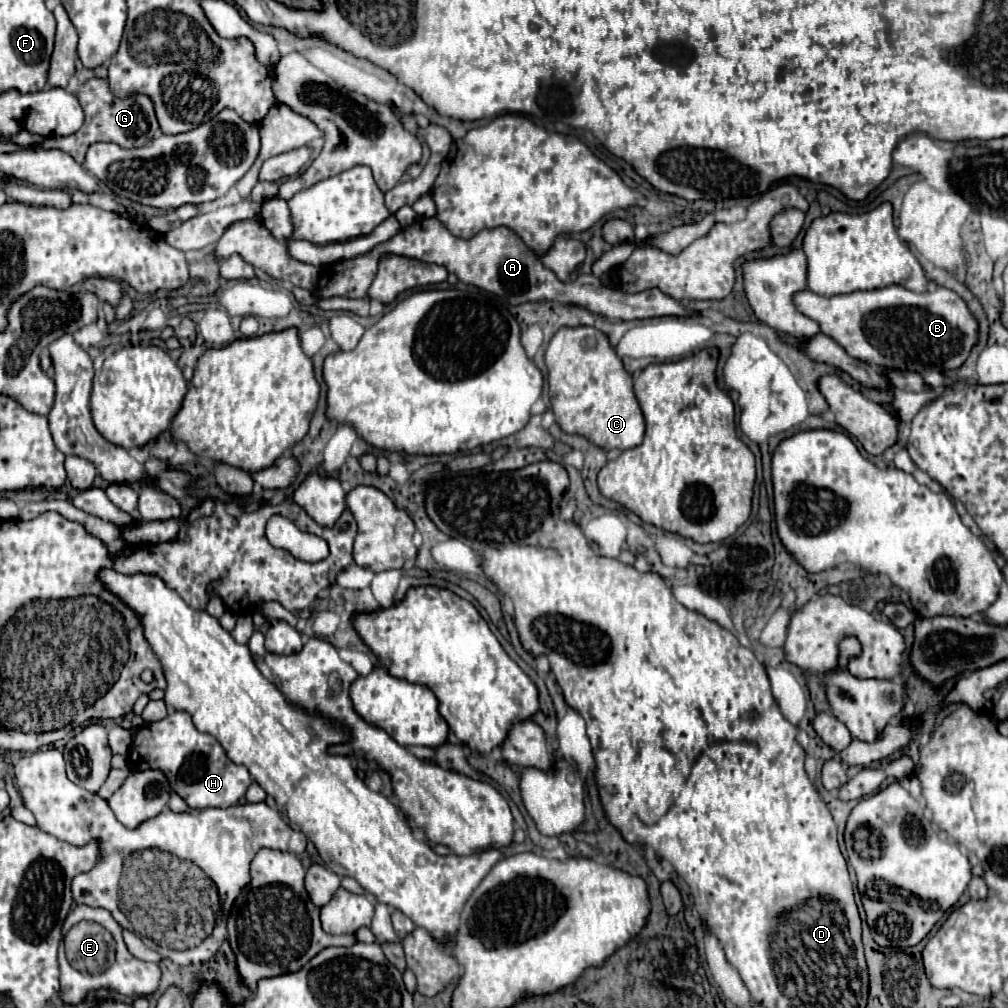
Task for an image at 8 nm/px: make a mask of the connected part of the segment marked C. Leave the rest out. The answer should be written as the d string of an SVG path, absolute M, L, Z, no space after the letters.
M560 328L544 354L550 386L550 410L566 434L580 434L604 450L628 450L644 438L644 416L632 392L632 376L624 370L608 338L596 328Z

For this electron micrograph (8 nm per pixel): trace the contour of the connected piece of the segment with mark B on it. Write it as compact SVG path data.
M884 286L866 292L850 292L838 296L820 296L810 290L800 290L792 296L794 306L814 322L818 322L820 332L838 342L850 356L874 366L874 368L904 368L904 370L950 370L960 368L970 354L970 348L978 340L978 324L970 314L966 302L948 288L938 288L932 292L912 292L902 286Z

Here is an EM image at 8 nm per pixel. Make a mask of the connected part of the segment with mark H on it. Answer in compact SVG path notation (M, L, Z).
M184 710L170 712L164 720L138 728L128 760L134 768L160 768L170 782L170 788L184 798L190 808L228 808L238 804L252 776L244 766L236 766L224 752L218 740L198 732L192 716Z

